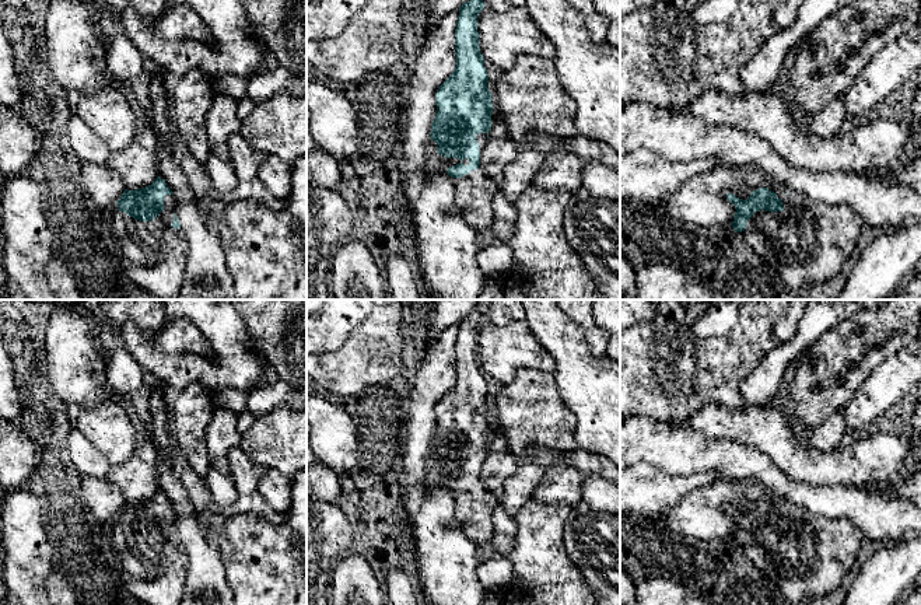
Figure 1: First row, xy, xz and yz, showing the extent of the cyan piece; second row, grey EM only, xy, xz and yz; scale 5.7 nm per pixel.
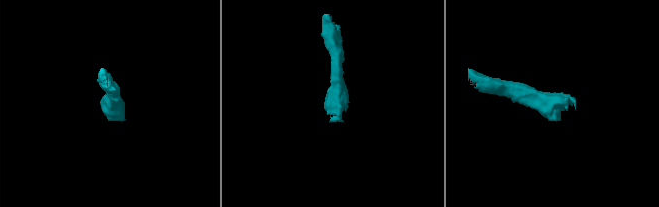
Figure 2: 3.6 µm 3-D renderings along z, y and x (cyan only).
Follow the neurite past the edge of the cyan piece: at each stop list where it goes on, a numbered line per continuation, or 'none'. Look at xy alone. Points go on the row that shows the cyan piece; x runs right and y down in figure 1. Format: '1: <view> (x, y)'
1: xy (153, 255)

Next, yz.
1: yz (806, 242)

